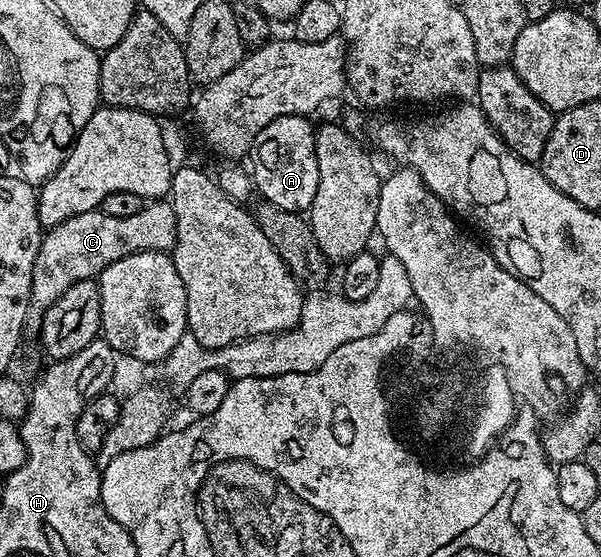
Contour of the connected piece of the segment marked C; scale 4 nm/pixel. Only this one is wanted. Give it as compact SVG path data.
M159 198L143 203L138 213L128 218L113 216L95 210L76 214L68 222L60 222L43 235L36 262L32 266L32 294L24 329L27 337L41 337L42 319L46 311L72 286L81 280L92 280L99 276L112 262L128 258L137 252L169 253L176 242L176 214L169 199Z

